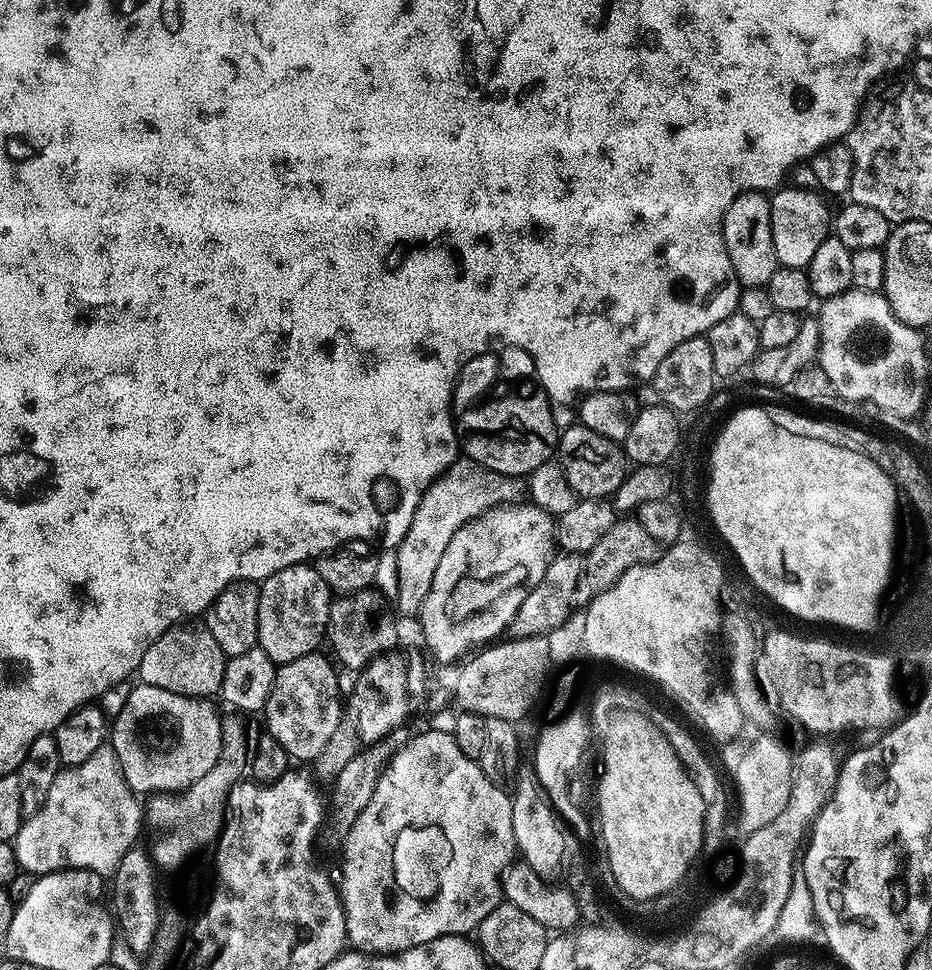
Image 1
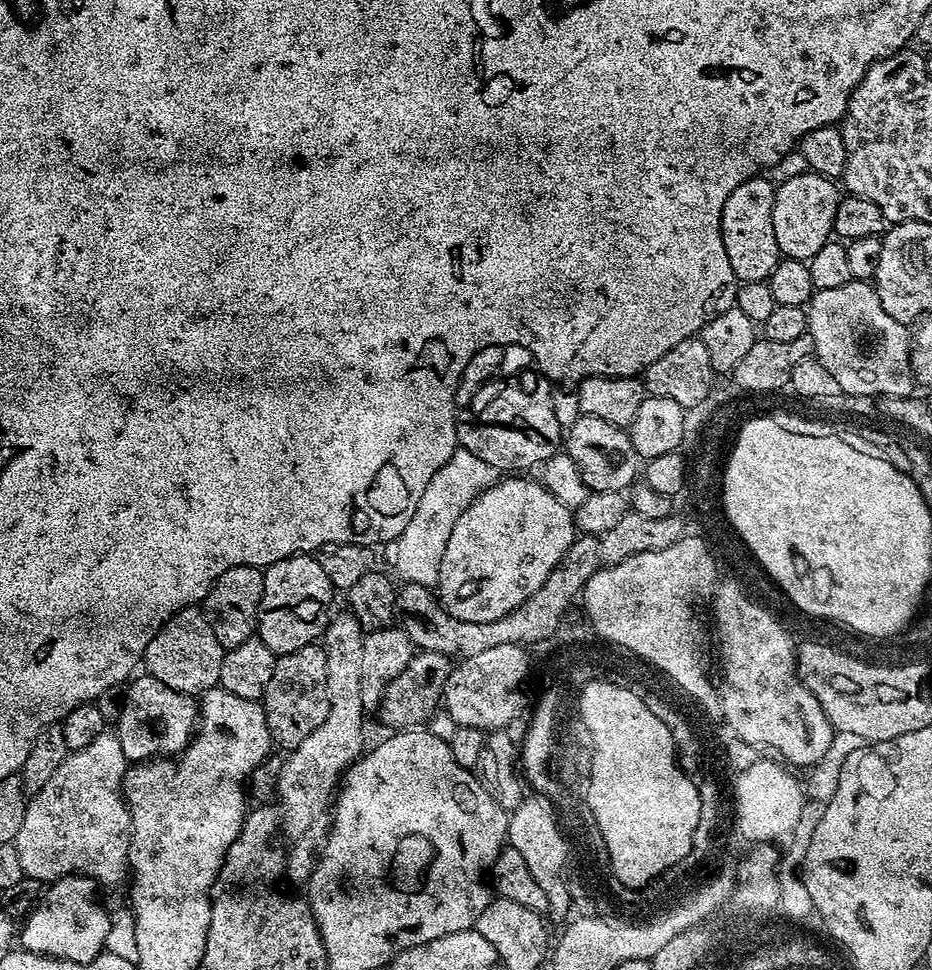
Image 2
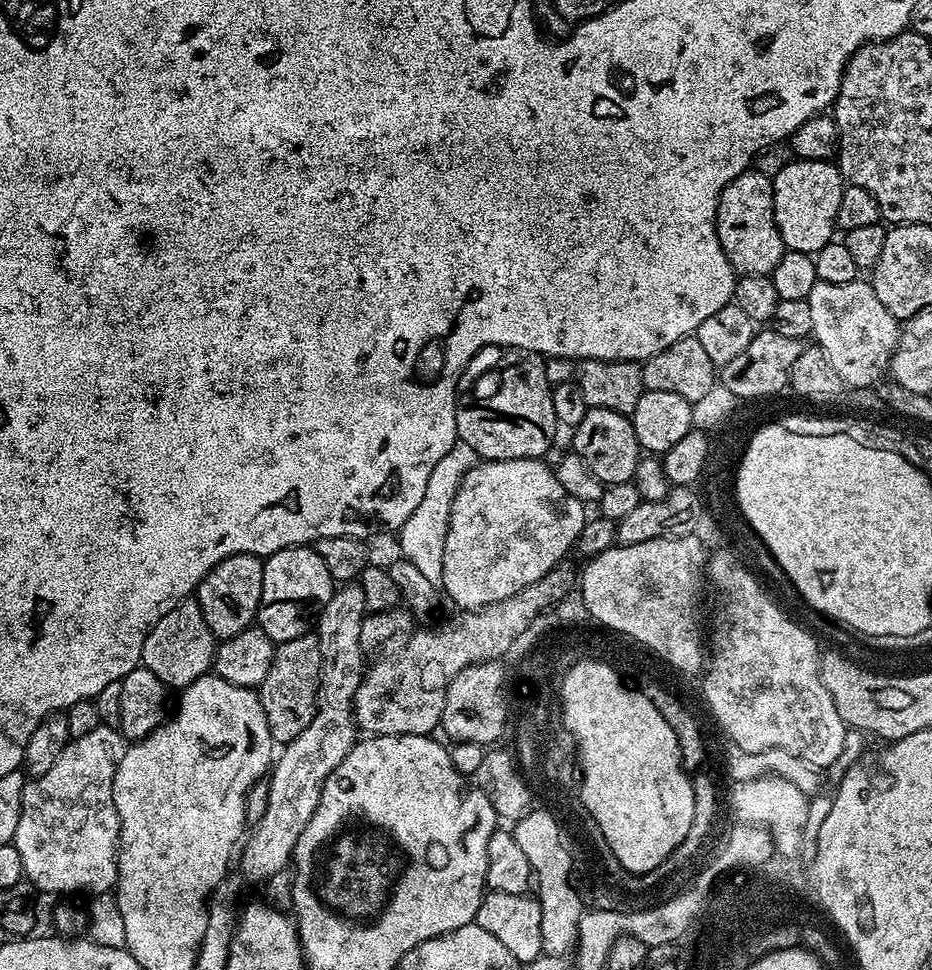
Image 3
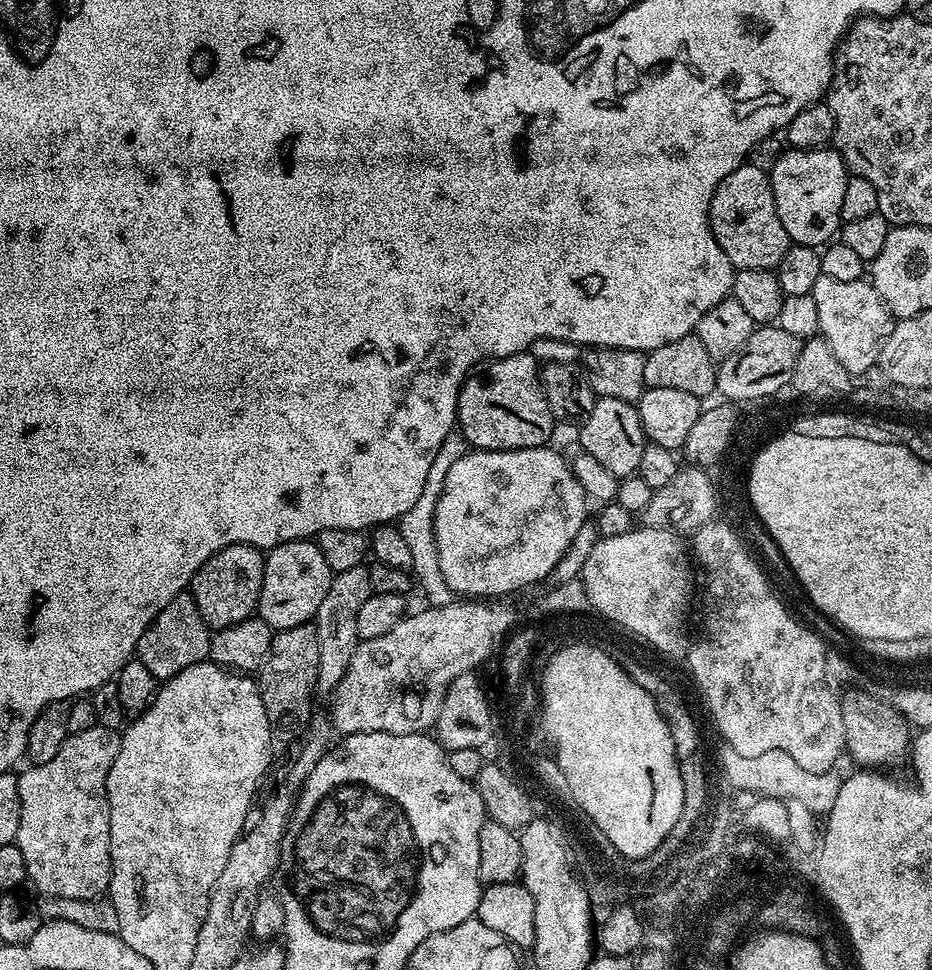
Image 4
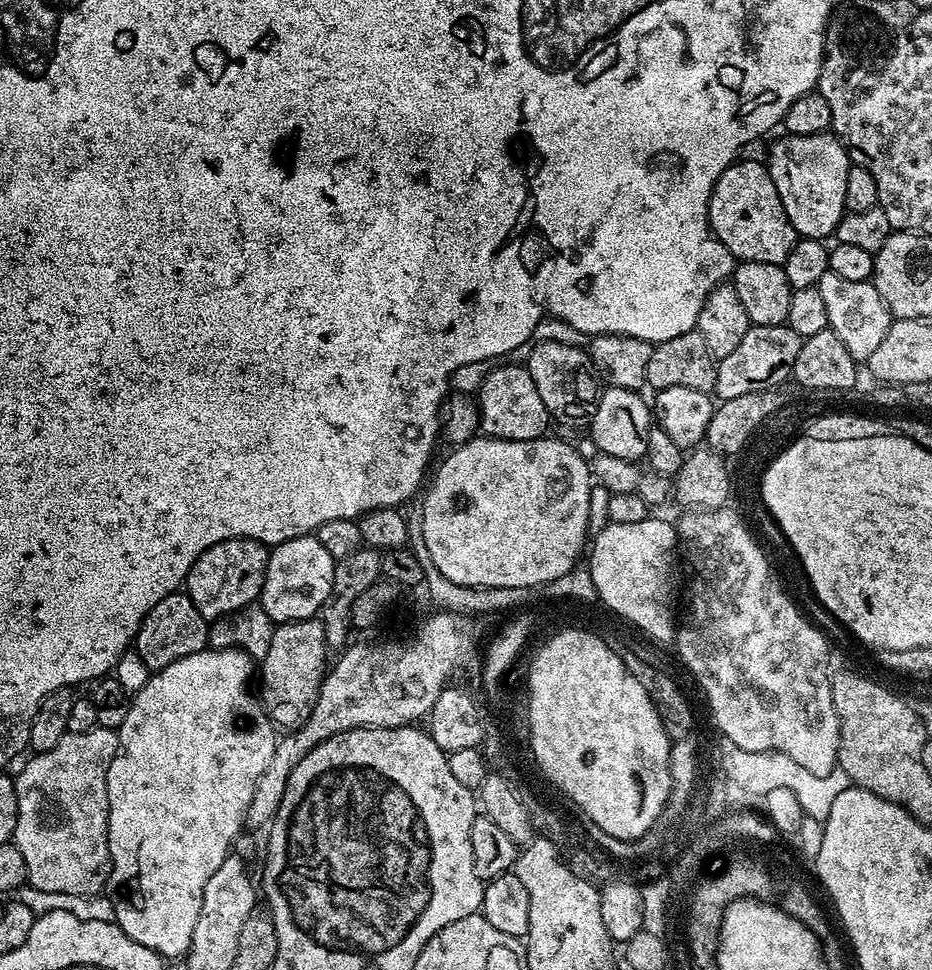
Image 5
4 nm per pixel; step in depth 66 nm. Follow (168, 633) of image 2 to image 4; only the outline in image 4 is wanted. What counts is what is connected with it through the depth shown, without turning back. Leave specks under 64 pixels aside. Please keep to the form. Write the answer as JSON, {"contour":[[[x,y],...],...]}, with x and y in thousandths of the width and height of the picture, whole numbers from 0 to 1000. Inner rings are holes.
{"contour":[[[194,612],[181,621],[165,637],[165,641],[152,654],[146,667],[150,689],[161,691],[168,702],[175,703],[204,687],[223,679],[227,652],[217,637],[209,616]]]}

